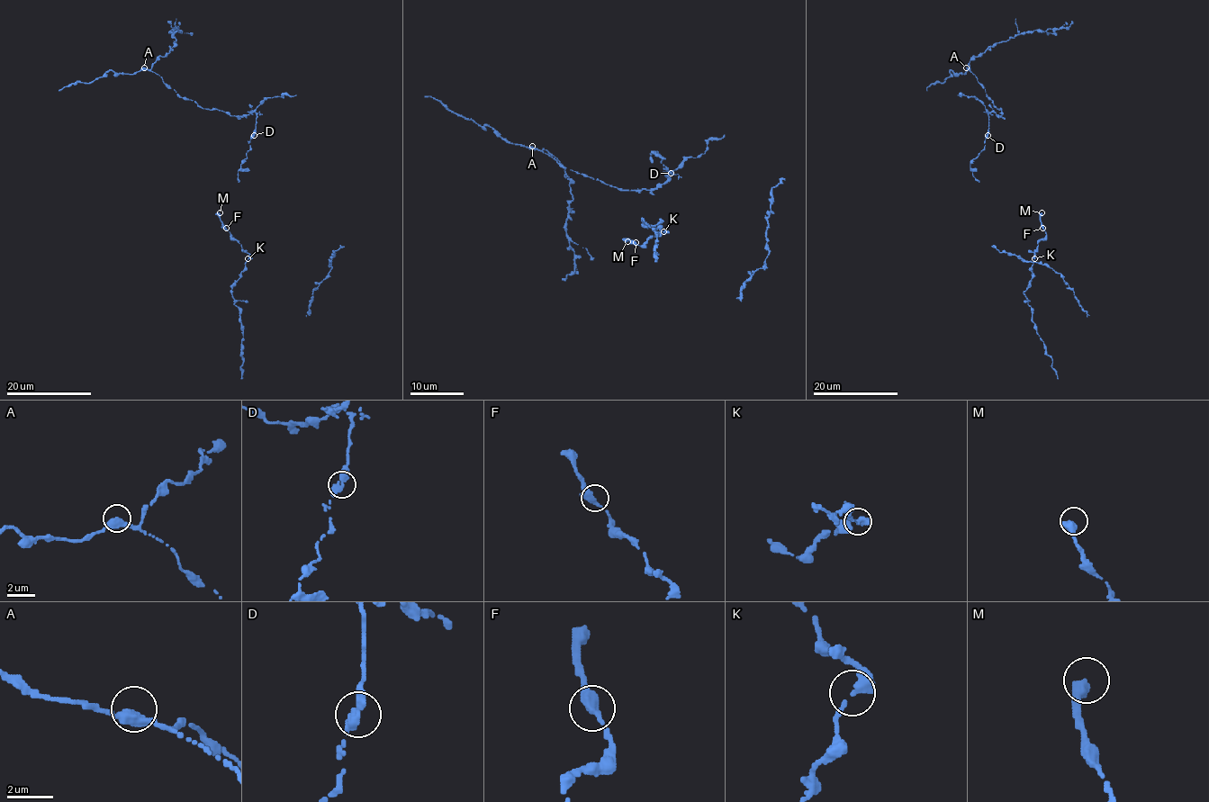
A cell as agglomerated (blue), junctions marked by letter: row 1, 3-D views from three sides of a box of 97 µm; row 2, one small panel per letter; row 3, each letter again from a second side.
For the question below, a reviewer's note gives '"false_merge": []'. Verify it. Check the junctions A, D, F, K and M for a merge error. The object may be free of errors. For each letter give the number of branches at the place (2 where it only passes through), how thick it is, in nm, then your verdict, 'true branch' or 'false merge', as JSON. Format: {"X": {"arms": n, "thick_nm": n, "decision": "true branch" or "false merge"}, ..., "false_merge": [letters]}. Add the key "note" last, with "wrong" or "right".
{"A": {"arms": 2, "thick_nm": 400, "decision": "true branch"}, "D": {"arms": 1, "thick_nm": 550, "decision": "true branch"}, "F": {"arms": 2, "thick_nm": 380, "decision": "true branch"}, "K": {"arms": 2, "thick_nm": 320, "decision": "true branch"}, "M": {"arms": 1, "thick_nm": 600, "decision": "true branch"}, "false_merge": [], "note": "right"}

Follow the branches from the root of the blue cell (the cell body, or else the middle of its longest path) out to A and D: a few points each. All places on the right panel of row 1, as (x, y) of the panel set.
A: (976, 157), (985, 145), (987, 112), (994, 111), (1001, 116), (1001, 109), (996, 107), (977, 77), (966, 67)
D: (976, 157), (984, 148), (987, 135)

